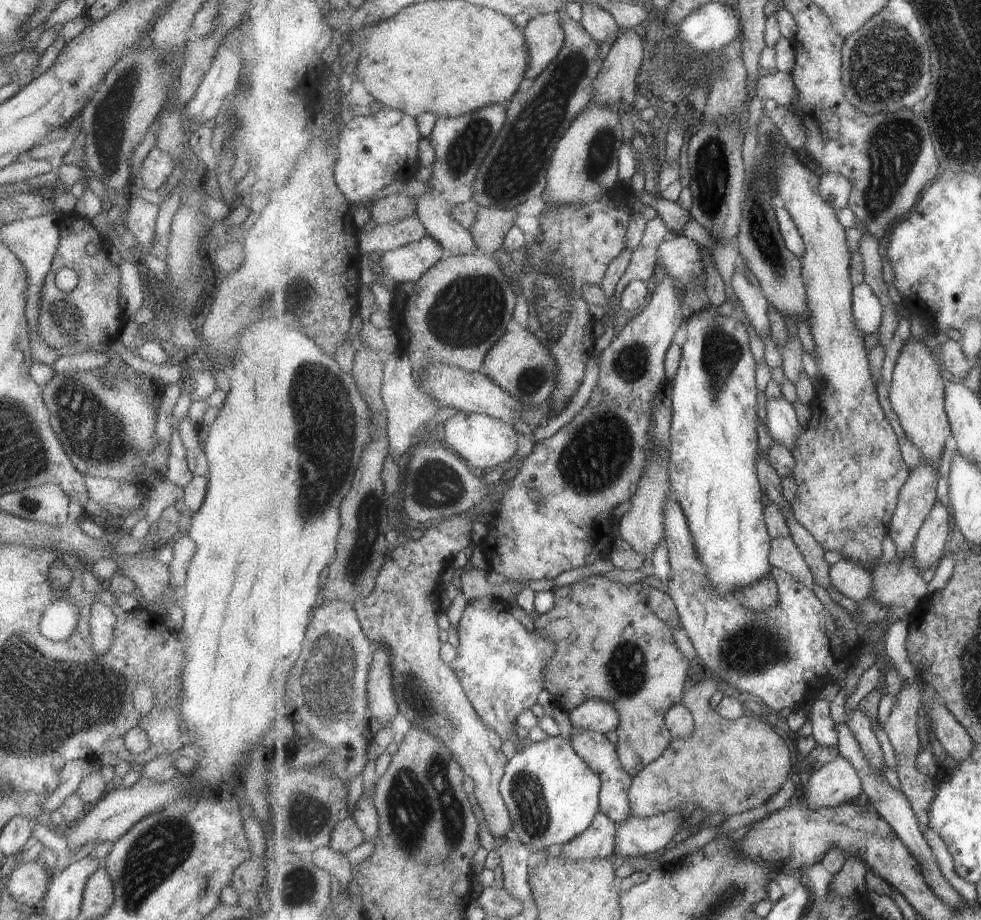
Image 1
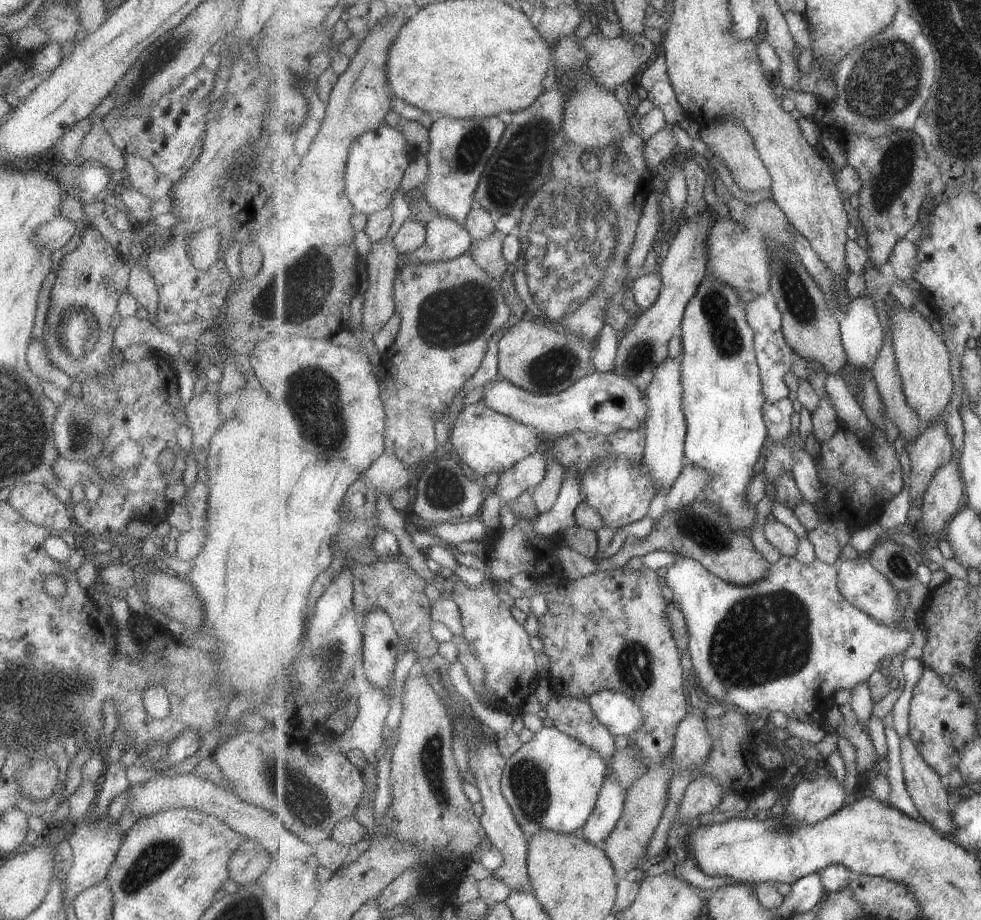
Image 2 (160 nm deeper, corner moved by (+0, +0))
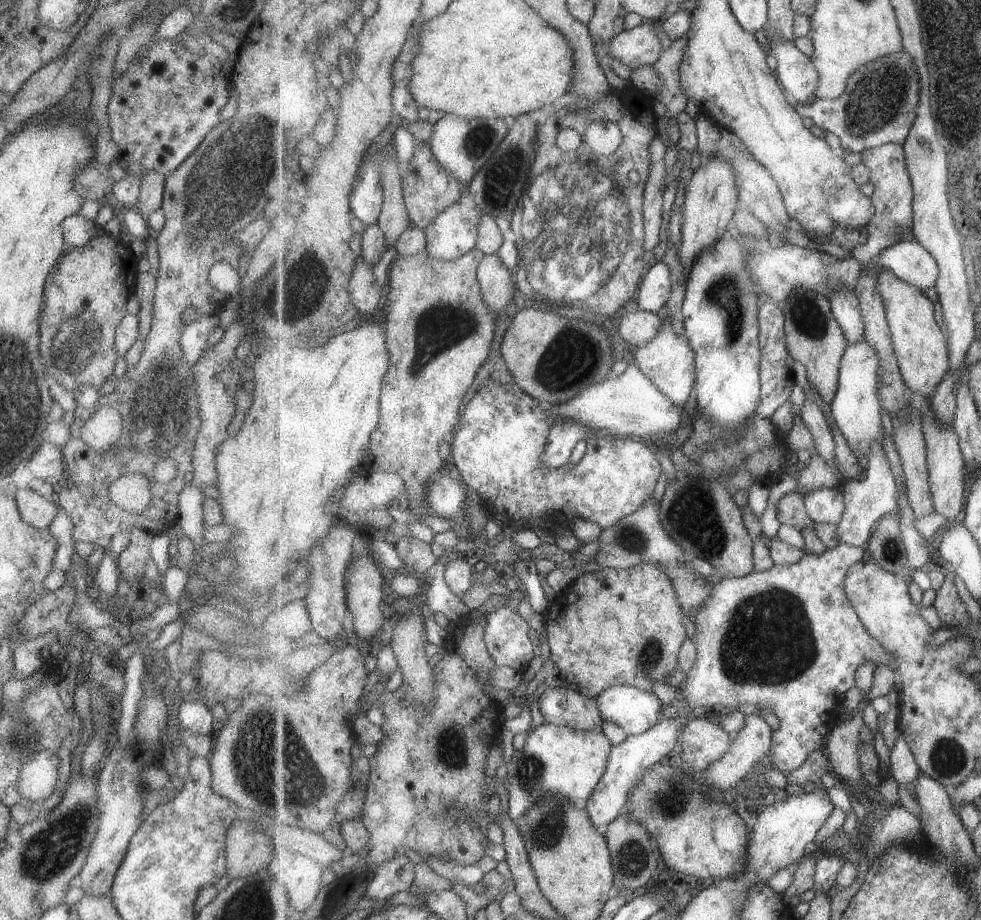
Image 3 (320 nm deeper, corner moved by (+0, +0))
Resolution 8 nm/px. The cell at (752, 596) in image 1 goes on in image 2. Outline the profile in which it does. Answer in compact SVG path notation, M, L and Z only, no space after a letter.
M695 500L693 504L683 506L681 510L665 511L650 535L642 539L627 538L615 555L598 560L599 566L602 571L617 570L624 568L631 558L638 557L642 560L652 551L659 550L691 556L699 560L714 576L739 586L755 584L763 580L767 572L771 572L769 560L753 546L750 536L745 532L731 531L729 520L719 512L719 508L705 500Z

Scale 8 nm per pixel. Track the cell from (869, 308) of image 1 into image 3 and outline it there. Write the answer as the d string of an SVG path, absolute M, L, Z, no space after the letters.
M866 338L849 344L842 358L840 387L830 406L833 420L843 434L852 454L856 457L865 457L867 462L874 453L874 447L883 446L886 436L883 418L881 418L883 412L881 412L882 400L879 396L881 385L879 365L879 353L866 341Z

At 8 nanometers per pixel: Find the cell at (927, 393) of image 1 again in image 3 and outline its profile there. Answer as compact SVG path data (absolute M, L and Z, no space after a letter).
M879 268L876 277L876 285L884 300L886 317L892 330L903 378L911 392L918 392L929 400L938 384L951 370L948 338L941 332L935 320L935 304L927 298L922 288L900 279L890 268Z

